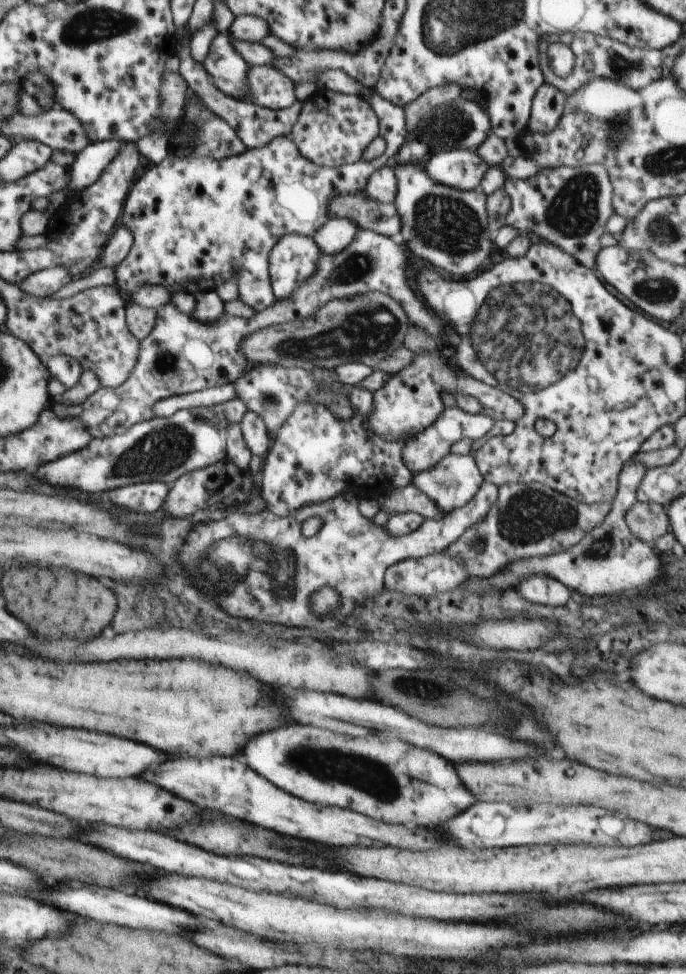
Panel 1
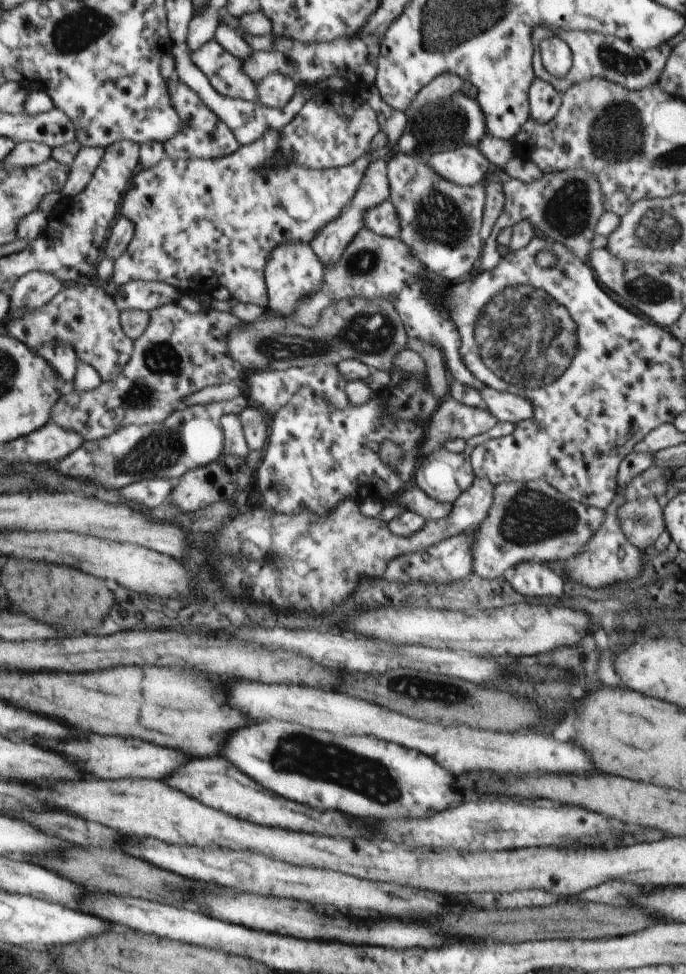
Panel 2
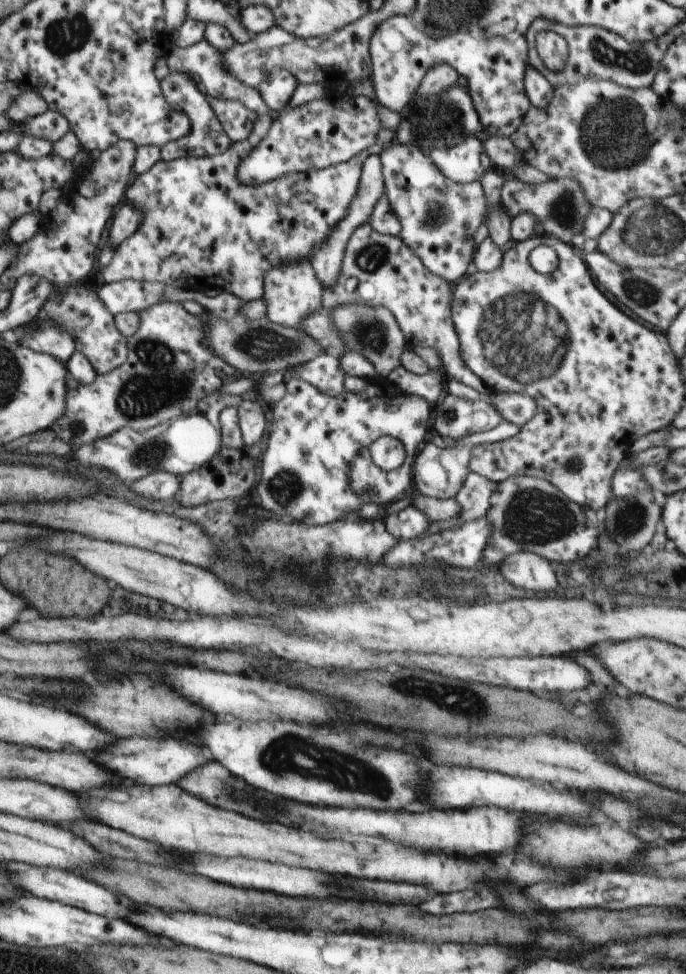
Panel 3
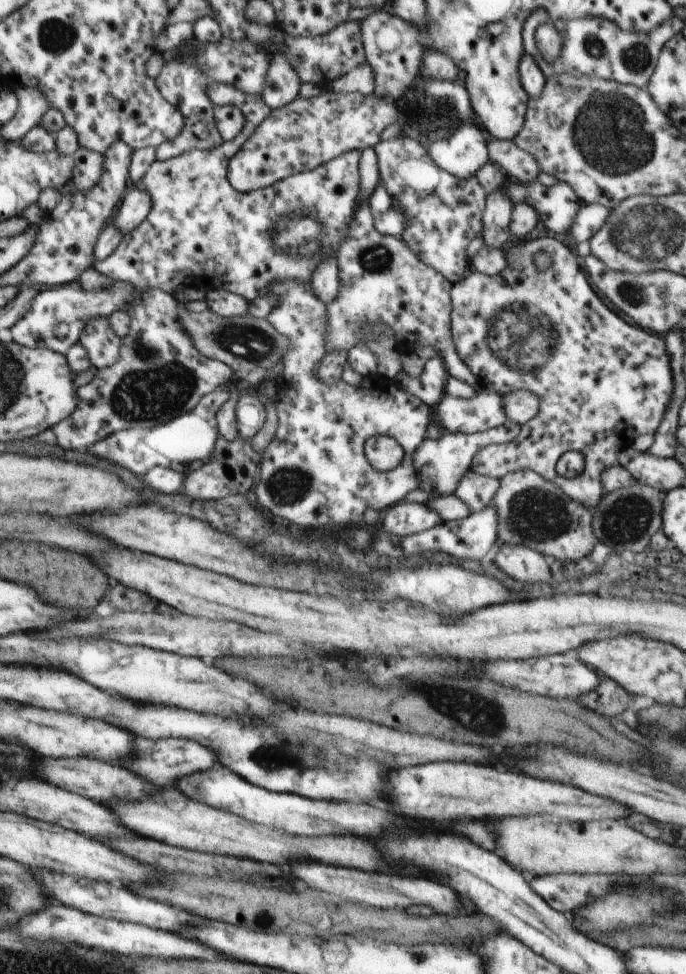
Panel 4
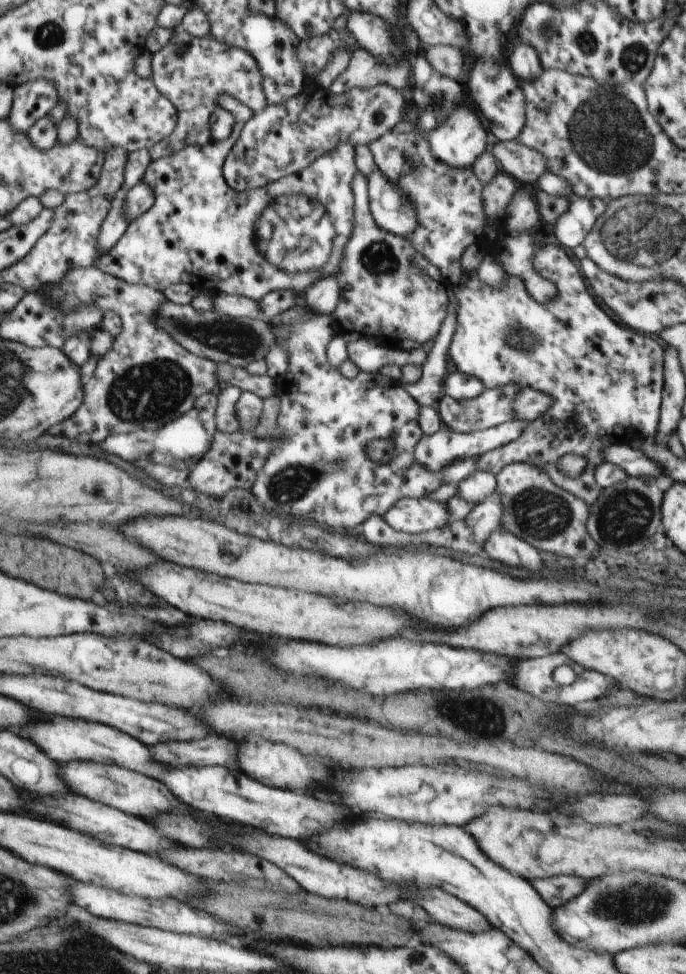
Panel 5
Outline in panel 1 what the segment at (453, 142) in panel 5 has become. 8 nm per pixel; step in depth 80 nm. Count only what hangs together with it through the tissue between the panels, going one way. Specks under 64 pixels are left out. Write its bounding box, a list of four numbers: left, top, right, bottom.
[423,150,489,191]

